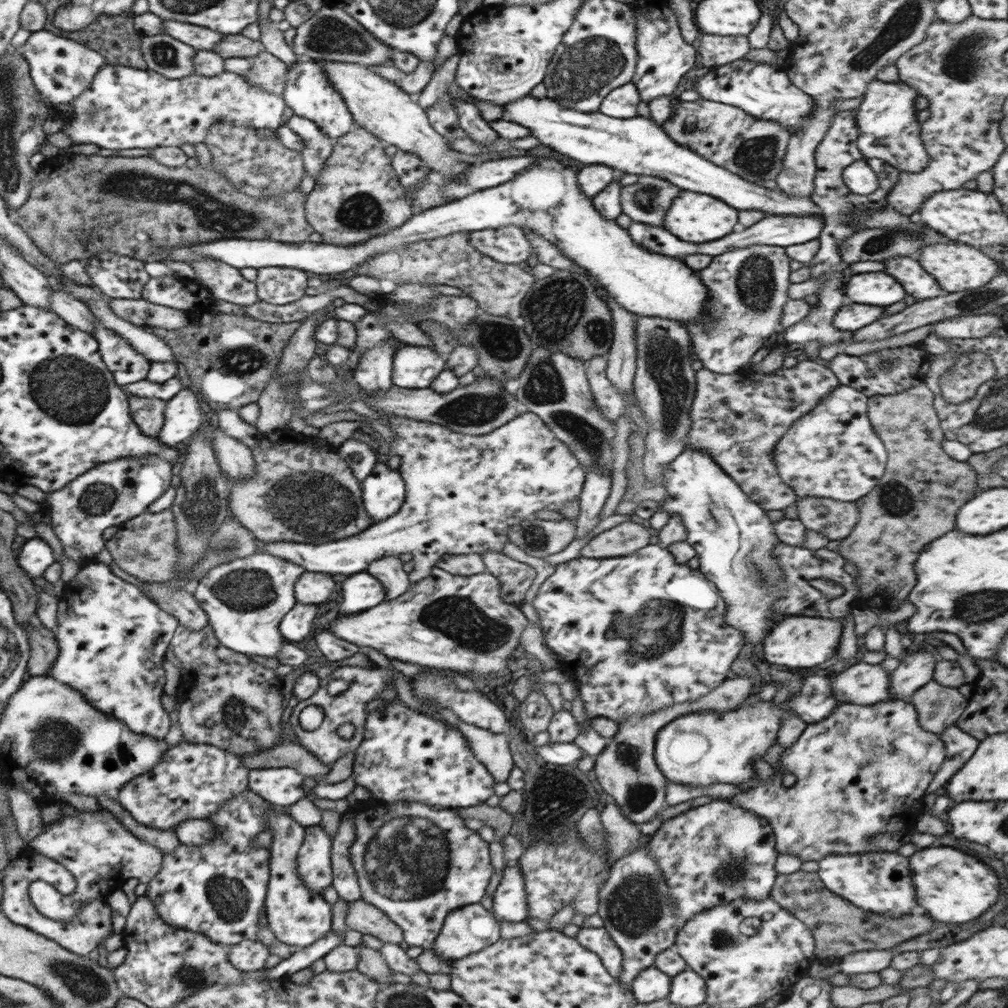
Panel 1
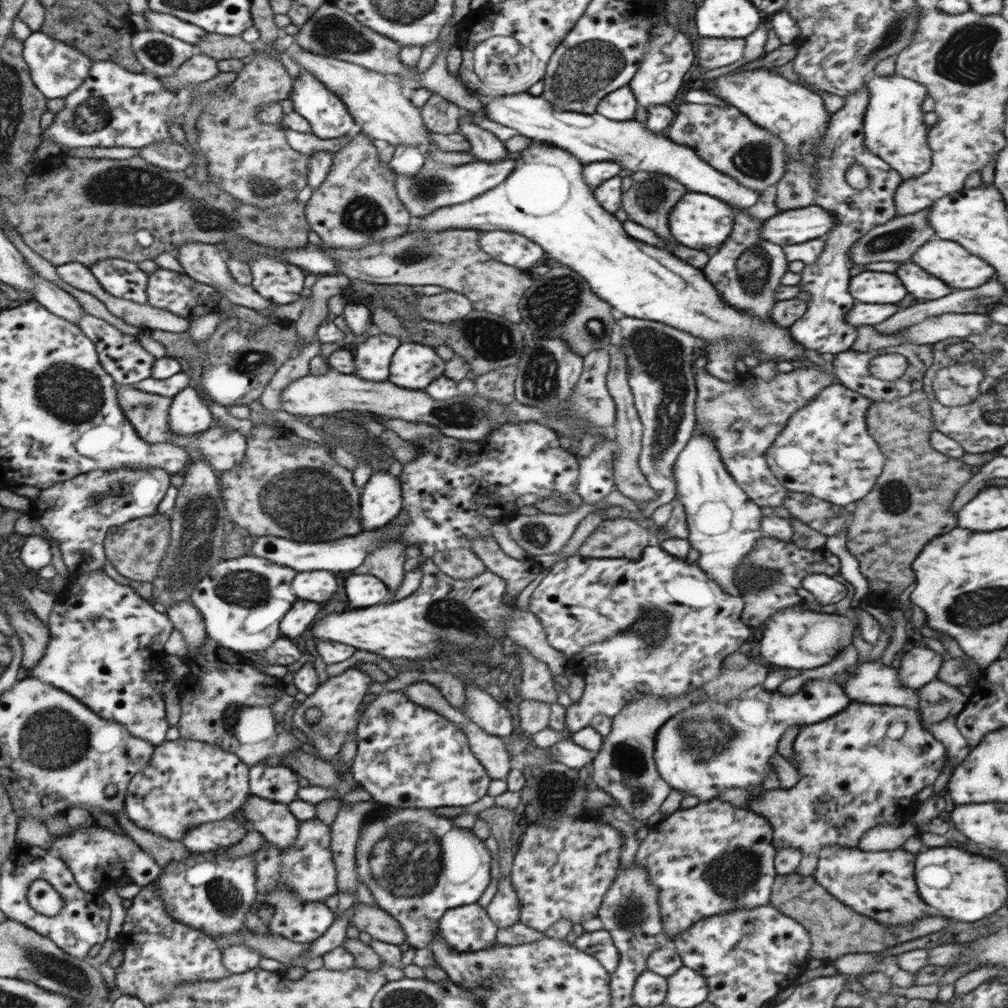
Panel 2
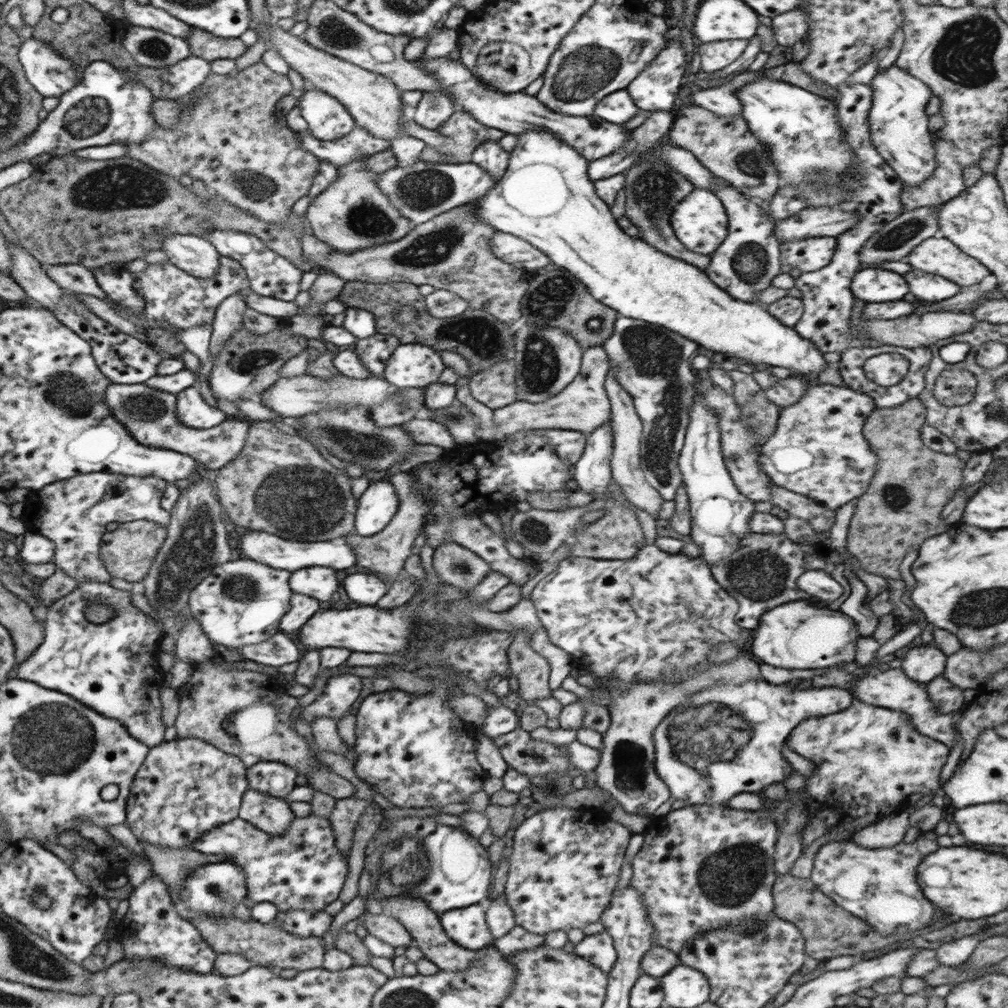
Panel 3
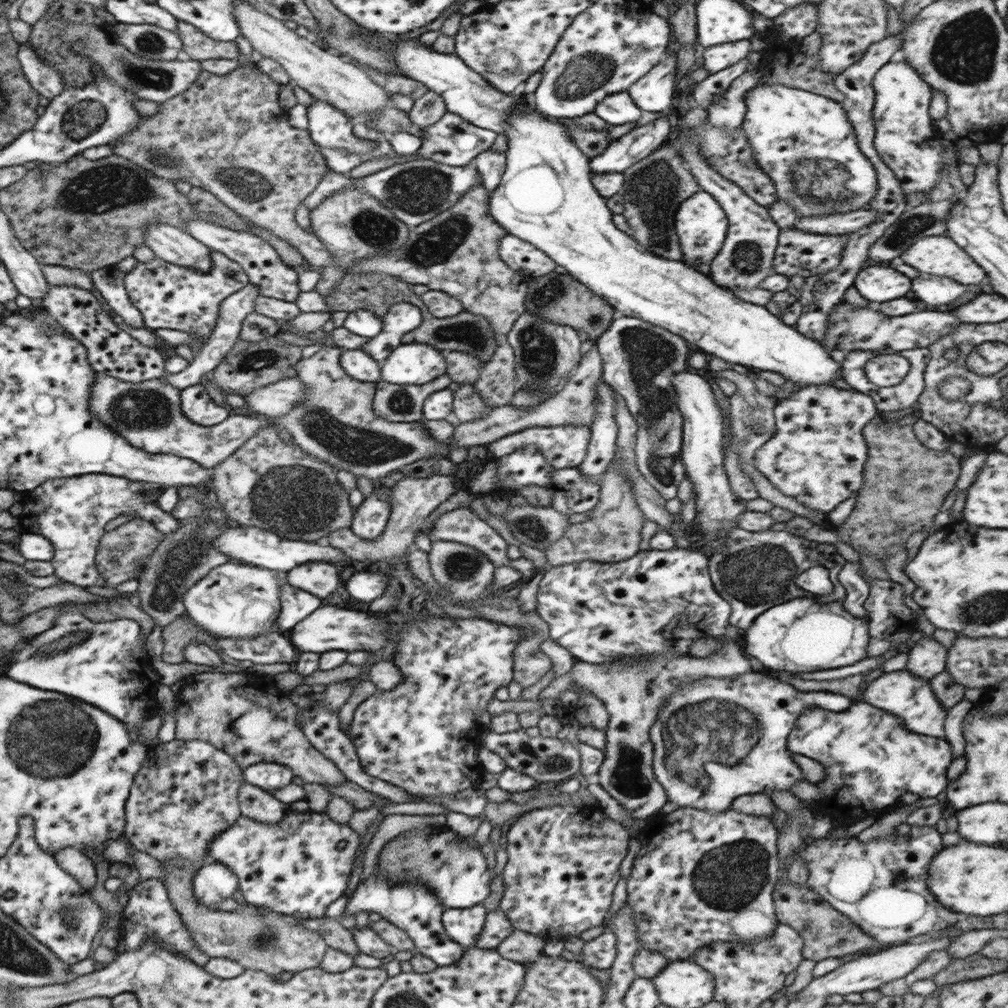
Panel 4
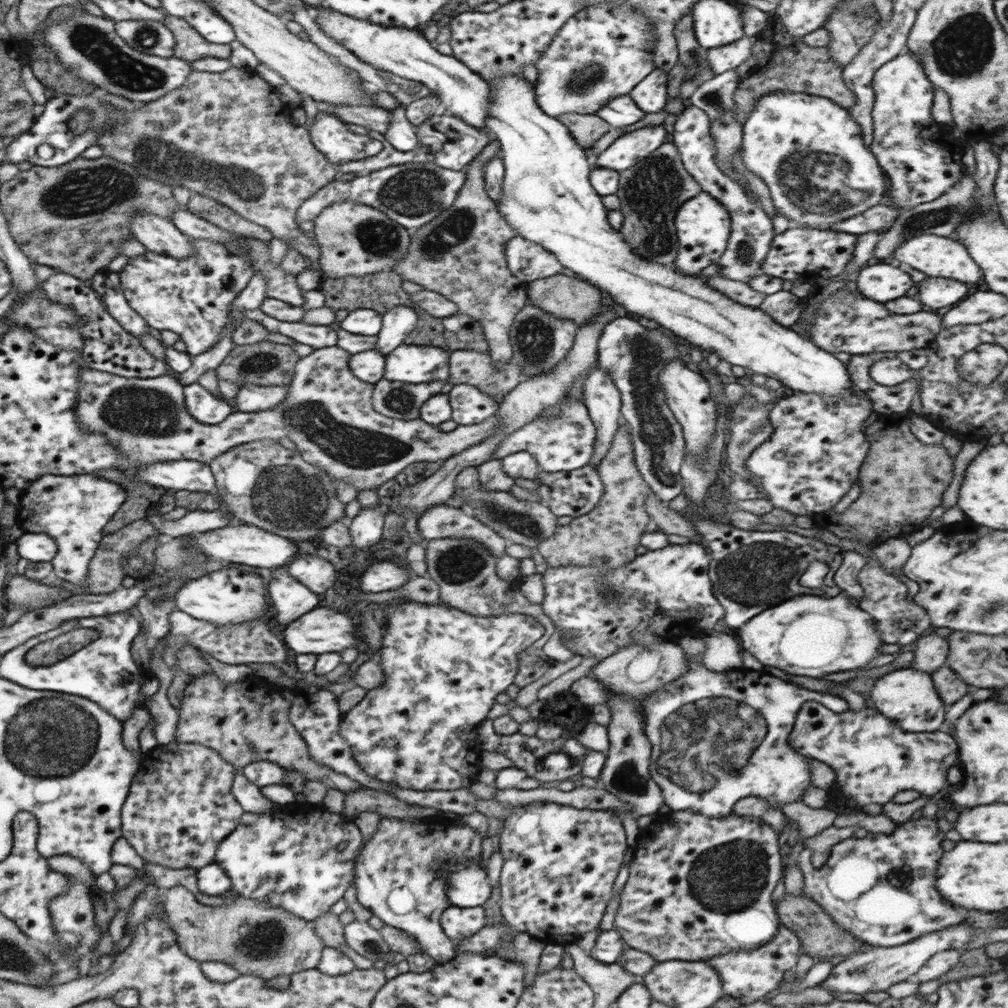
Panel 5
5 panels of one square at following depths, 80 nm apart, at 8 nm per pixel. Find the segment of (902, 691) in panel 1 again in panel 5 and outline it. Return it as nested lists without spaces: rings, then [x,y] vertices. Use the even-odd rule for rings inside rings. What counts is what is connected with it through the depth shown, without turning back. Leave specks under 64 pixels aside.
[[[930,631],[916,640],[916,649],[913,652],[913,667],[932,674],[945,664],[949,653],[949,641]]]

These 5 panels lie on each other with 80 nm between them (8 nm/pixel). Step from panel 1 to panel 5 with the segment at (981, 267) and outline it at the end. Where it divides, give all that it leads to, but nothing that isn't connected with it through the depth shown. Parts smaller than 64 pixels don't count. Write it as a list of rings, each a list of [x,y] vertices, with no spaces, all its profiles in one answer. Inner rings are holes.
[[[922,234],[916,238],[910,238],[902,242],[894,254],[898,262],[908,264],[910,268],[916,268],[928,276],[940,276],[940,278],[954,278],[960,282],[966,283],[974,288],[974,284],[983,276],[979,264],[969,255],[967,248],[958,240],[946,238],[945,236],[936,236],[935,234]]]

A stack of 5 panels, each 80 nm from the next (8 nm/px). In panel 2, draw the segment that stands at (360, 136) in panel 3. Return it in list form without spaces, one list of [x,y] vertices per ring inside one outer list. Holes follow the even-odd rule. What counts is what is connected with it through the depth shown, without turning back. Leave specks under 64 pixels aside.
[[[286,129],[286,142],[294,150],[307,154],[309,157],[319,150],[327,150],[330,154],[334,155],[350,143],[352,136],[355,136],[355,132],[346,134],[346,136],[342,136],[340,139],[320,139],[313,133],[304,134]]]

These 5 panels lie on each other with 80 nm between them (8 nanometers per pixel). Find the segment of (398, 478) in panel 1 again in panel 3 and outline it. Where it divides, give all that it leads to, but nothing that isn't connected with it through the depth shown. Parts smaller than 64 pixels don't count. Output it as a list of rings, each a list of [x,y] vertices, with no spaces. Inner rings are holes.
[[[389,477],[370,482],[357,500],[355,532],[370,536],[380,532],[394,516],[399,500]]]

